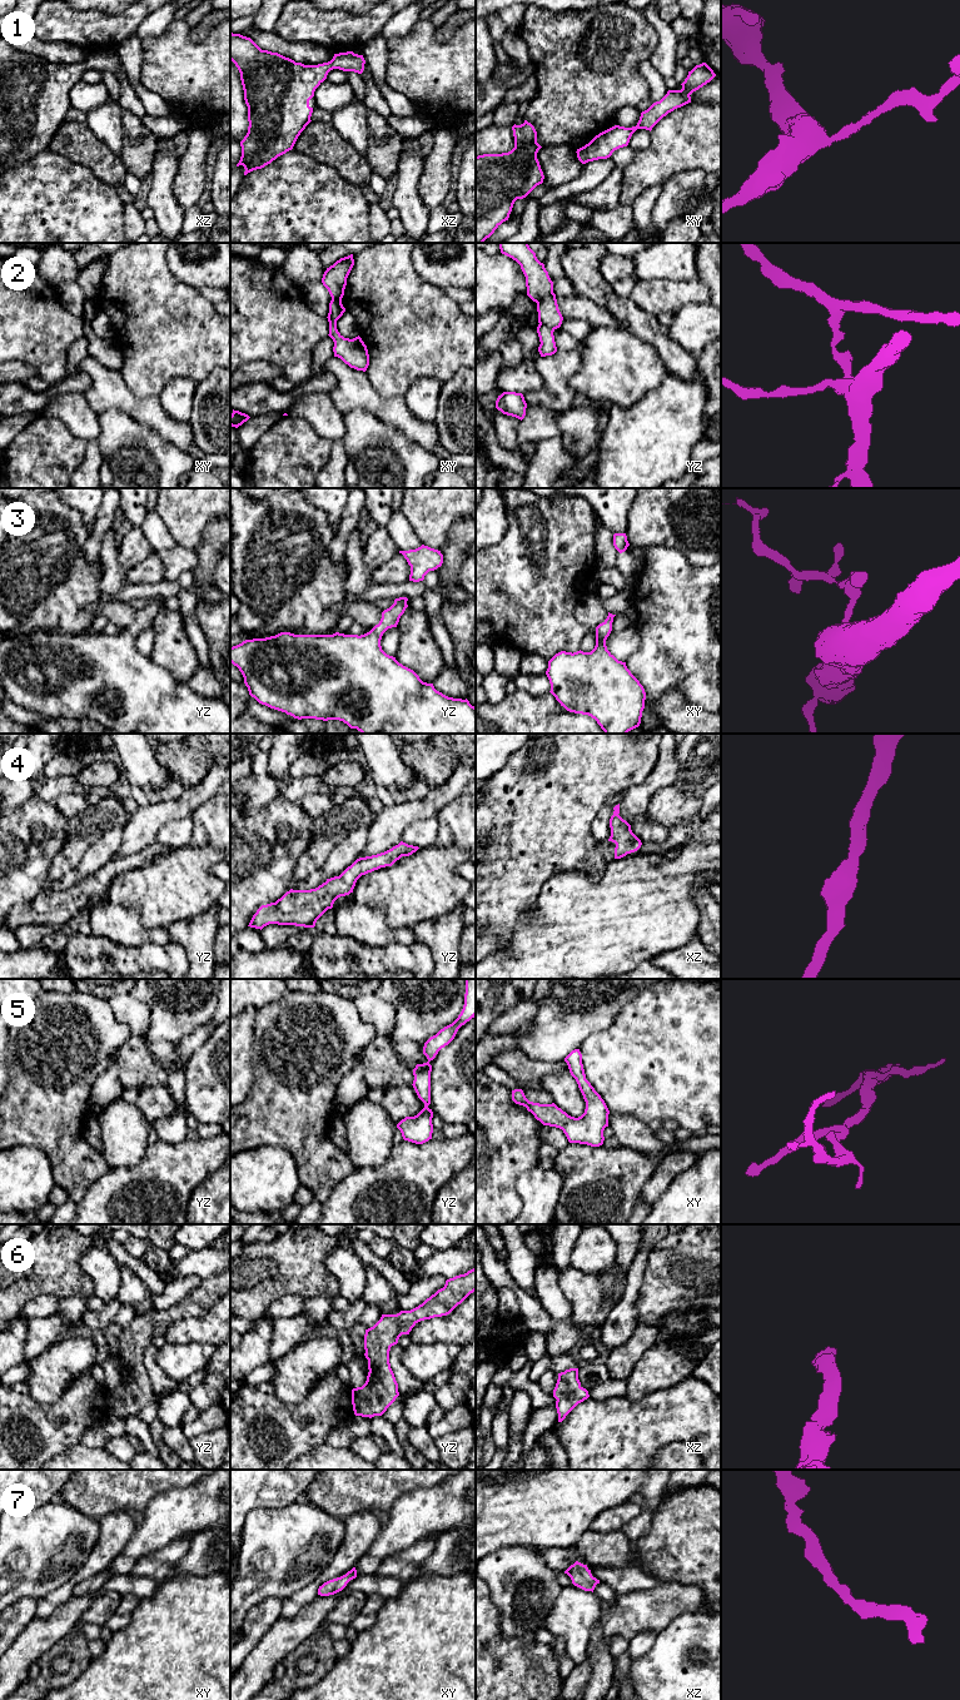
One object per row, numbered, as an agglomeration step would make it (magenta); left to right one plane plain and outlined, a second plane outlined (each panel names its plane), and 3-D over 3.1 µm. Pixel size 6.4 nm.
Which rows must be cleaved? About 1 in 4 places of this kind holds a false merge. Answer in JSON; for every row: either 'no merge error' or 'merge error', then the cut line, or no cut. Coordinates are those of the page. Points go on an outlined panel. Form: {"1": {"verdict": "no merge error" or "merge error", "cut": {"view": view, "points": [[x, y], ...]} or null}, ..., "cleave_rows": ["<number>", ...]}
{"1": {"verdict": "no merge error", "cut": null}, "2": {"verdict": "merge error", "cut": {"view": "yz", "points": [[552, 292], [536, 302]]}}, "3": {"verdict": "no merge error", "cut": null}, "4": {"verdict": "no merge error", "cut": null}, "5": {"verdict": "no merge error", "cut": null}, "6": {"verdict": "no merge error", "cut": null}, "7": {"verdict": "no merge error", "cut": null}, "cleave_rows": ["2"]}

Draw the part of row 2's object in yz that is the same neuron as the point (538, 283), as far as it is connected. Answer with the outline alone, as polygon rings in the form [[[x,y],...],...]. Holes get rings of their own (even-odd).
[[[498,243],[501,253],[516,260],[526,277],[527,295],[533,302],[539,302],[553,293],[551,280],[544,264],[541,263],[528,243]]]

